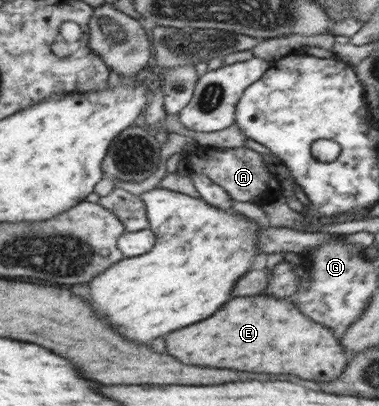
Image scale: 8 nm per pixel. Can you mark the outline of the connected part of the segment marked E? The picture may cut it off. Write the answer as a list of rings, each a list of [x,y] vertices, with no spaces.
[[[239,296],[227,302],[219,314],[211,314],[203,322],[185,326],[183,330],[175,330],[165,336],[167,354],[175,354],[175,358],[183,358],[183,362],[199,364],[199,366],[223,366],[231,370],[243,372],[267,372],[267,374],[293,374],[303,380],[313,382],[329,382],[339,377],[345,368],[347,354],[343,345],[333,338],[333,332],[325,326],[319,326],[313,319],[303,316],[291,302],[279,300],[275,296]]]

